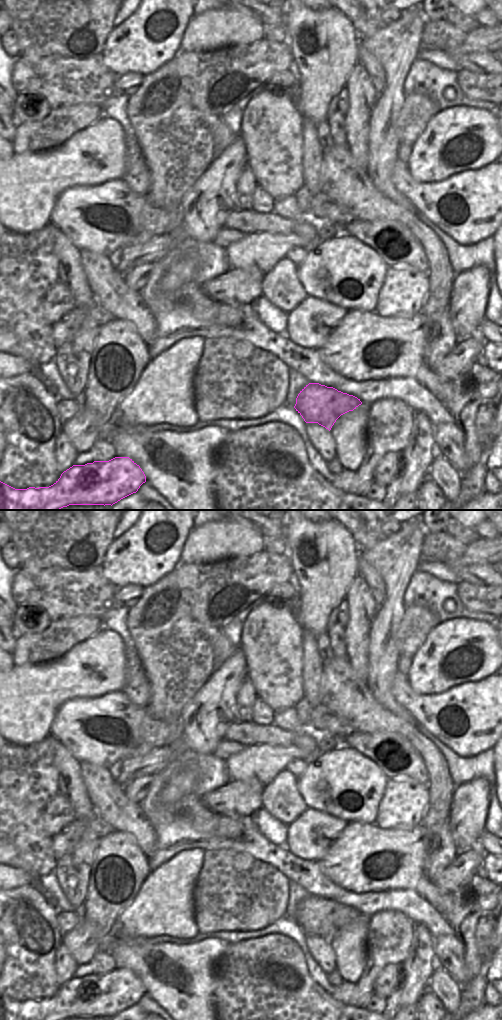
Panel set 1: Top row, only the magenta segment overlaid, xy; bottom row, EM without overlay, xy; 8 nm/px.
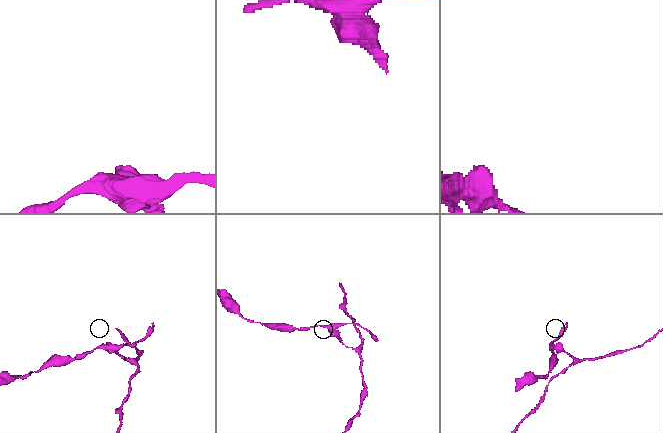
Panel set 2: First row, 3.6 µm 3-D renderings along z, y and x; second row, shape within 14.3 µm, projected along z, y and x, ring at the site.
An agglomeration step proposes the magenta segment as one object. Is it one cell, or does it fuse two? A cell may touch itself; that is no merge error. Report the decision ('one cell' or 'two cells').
two cells

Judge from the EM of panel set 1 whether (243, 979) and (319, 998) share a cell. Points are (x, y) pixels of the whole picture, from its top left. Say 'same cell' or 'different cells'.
same cell

